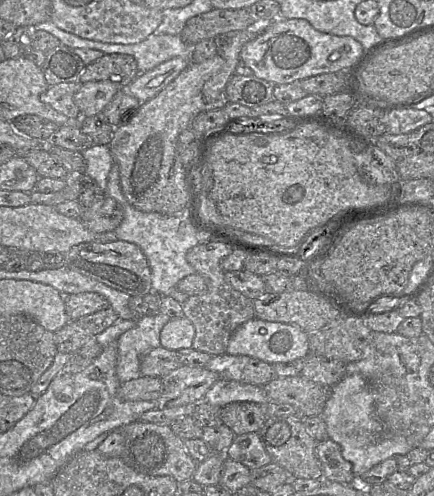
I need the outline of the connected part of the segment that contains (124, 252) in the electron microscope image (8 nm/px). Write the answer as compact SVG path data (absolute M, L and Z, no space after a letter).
M122 240L80 243L65 253L65 266L129 296L152 292L151 269L145 255L134 243Z

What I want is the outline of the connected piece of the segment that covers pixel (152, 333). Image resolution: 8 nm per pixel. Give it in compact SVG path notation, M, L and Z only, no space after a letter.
M157 313L135 319L135 326L124 332L117 340L116 374L121 383L142 376L141 360L148 352L161 346L160 332L170 318Z

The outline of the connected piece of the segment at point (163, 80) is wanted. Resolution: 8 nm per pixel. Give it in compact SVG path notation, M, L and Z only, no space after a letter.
M172 58L145 73L140 73L126 89L140 103L145 103L168 86L189 65L189 58Z

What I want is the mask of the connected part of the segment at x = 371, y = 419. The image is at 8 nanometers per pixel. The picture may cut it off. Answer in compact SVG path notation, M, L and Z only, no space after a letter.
M359 373L346 374L331 388L321 418L325 422L328 437L341 447L342 456L352 464L356 477L386 459L408 453L418 447L404 437L387 437L376 414L376 405L367 379Z

